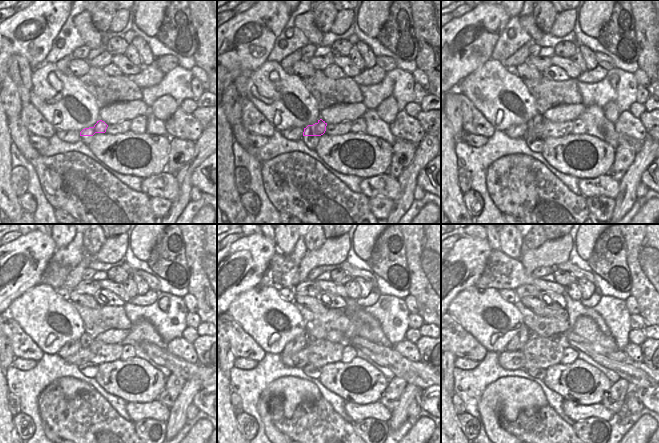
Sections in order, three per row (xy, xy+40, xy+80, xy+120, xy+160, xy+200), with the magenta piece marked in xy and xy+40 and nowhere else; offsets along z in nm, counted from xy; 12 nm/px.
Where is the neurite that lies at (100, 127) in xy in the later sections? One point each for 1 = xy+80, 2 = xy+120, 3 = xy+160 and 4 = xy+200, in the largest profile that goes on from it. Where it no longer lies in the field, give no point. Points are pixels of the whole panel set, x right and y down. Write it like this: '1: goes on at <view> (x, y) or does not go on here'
1: goes on at xy+80 (530, 132)
2: goes on at xy+120 (75, 359)
3: goes on at xy+160 (295, 360)
4: goes on at xy+200 (508, 360)

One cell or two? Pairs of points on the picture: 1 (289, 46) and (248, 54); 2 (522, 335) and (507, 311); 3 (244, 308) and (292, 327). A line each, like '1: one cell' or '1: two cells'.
1: two cells
2: two cells
3: one cell

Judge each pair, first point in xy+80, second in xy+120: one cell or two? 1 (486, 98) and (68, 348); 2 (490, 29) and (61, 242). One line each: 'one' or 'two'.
1: two
2: two

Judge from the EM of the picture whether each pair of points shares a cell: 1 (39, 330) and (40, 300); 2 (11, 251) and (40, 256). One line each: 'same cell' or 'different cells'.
1: same cell
2: same cell

